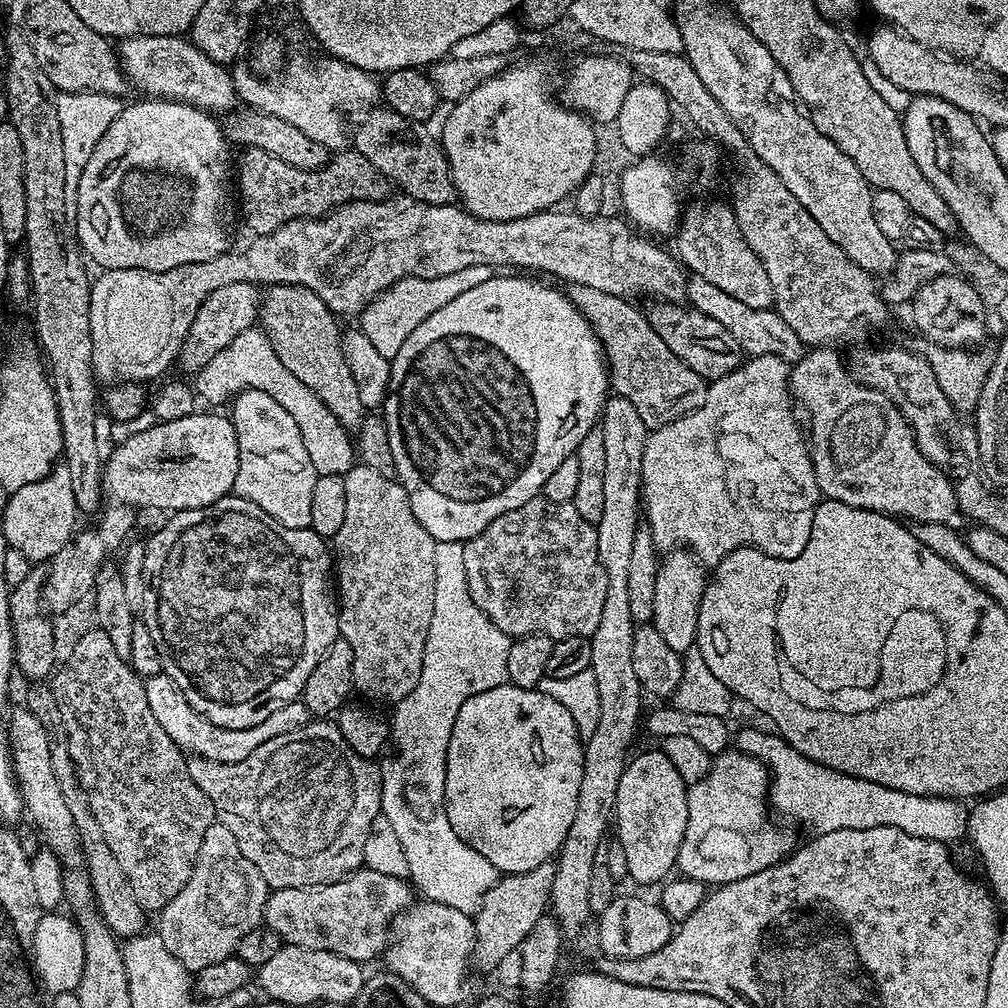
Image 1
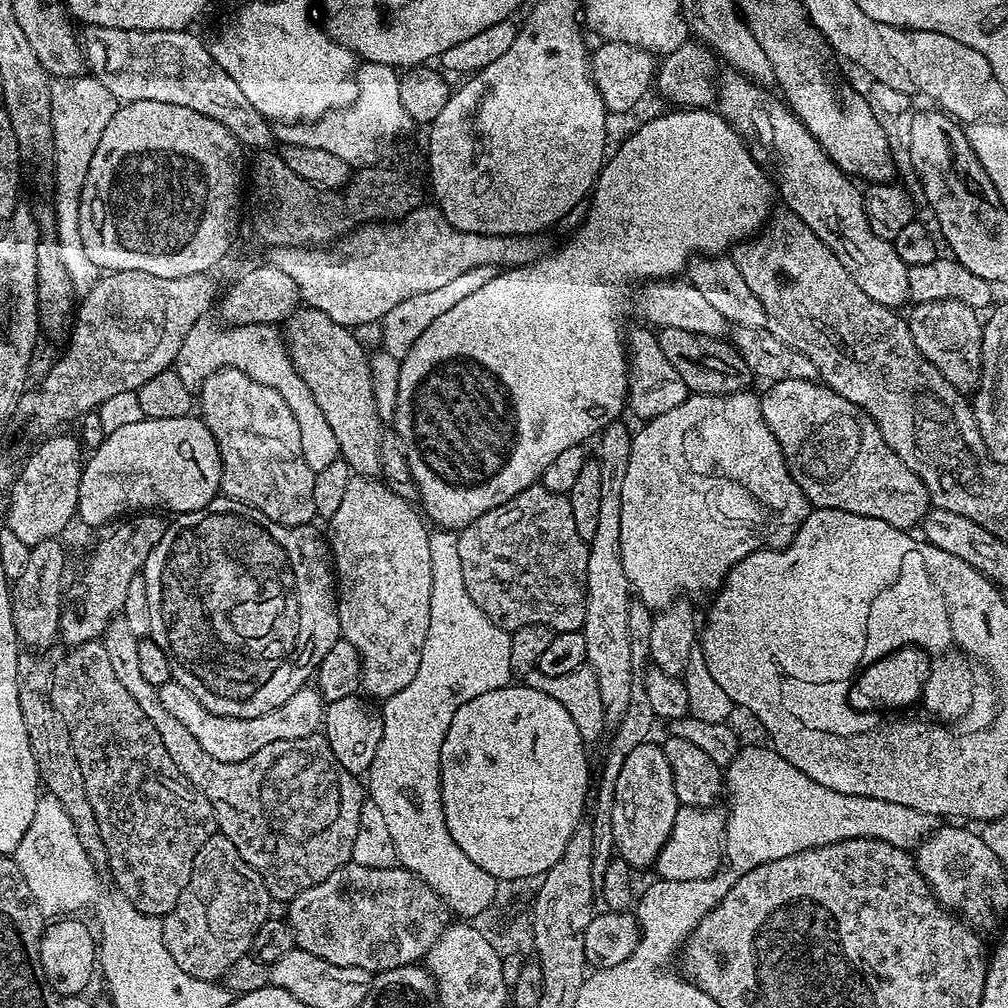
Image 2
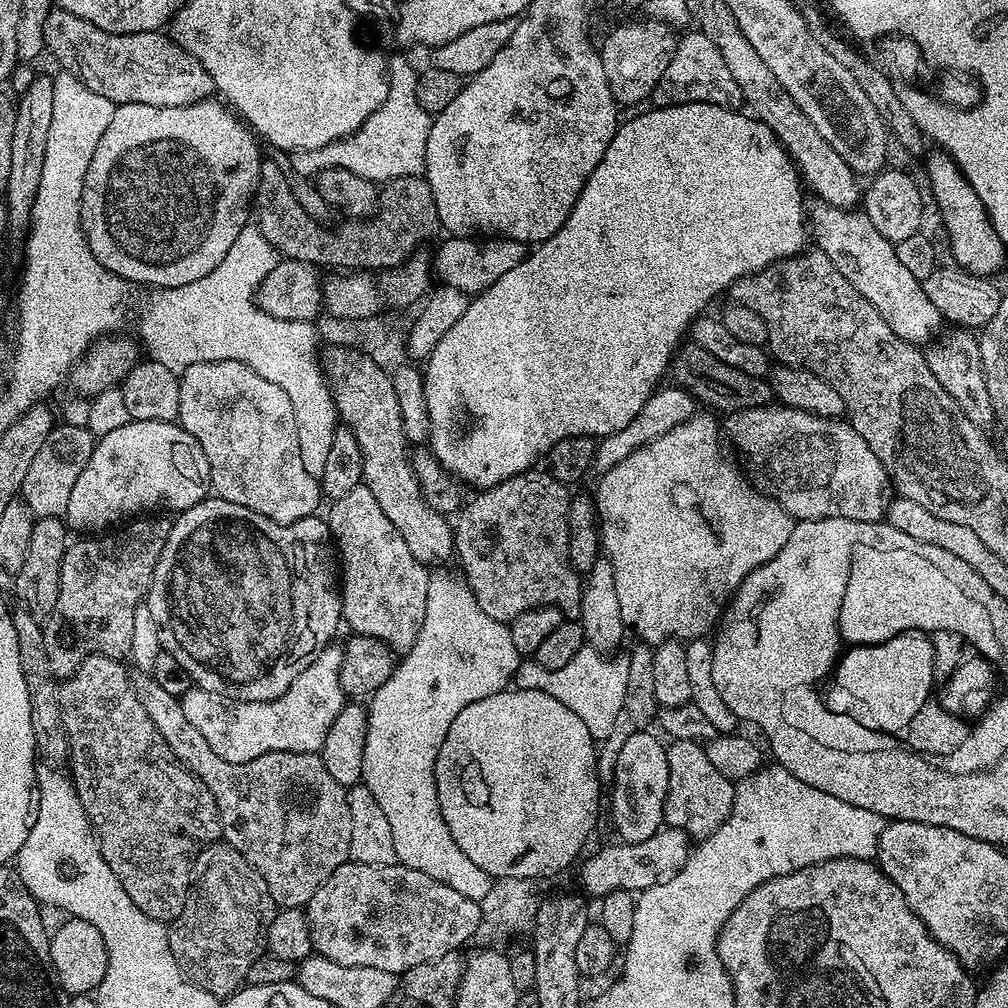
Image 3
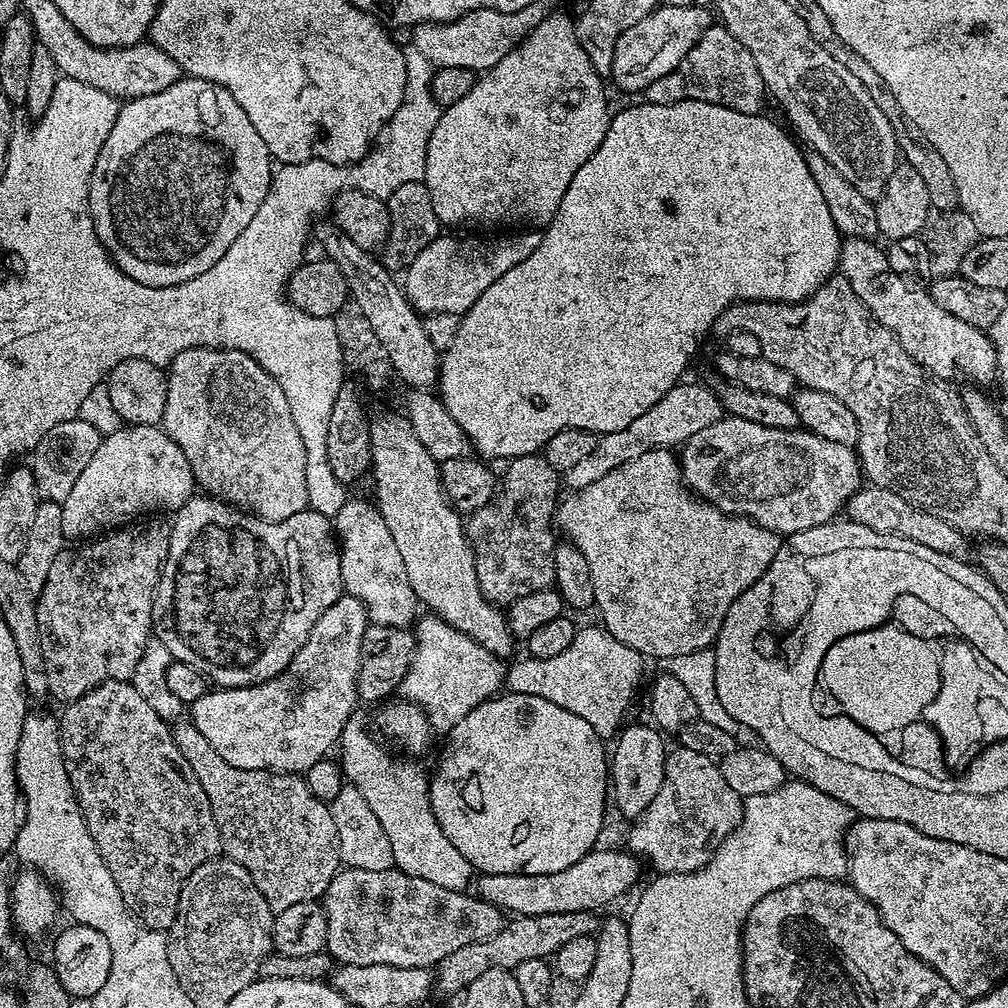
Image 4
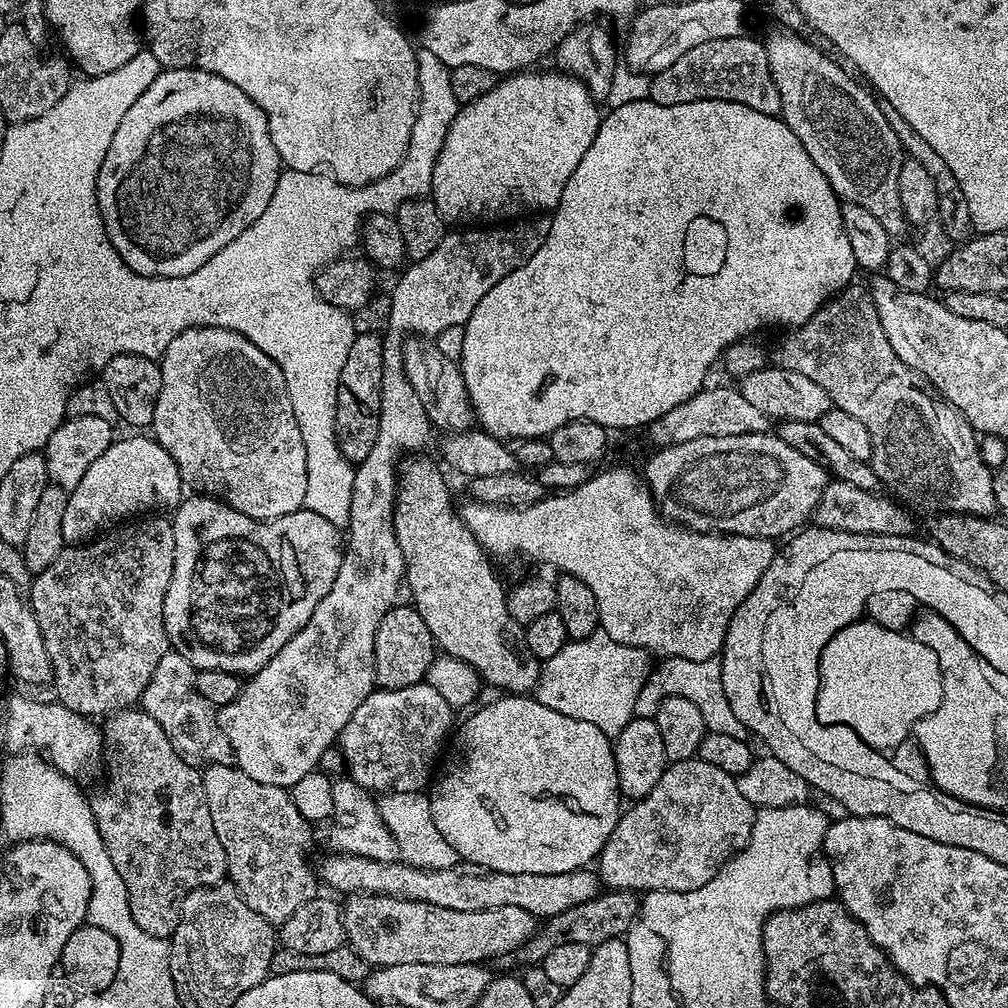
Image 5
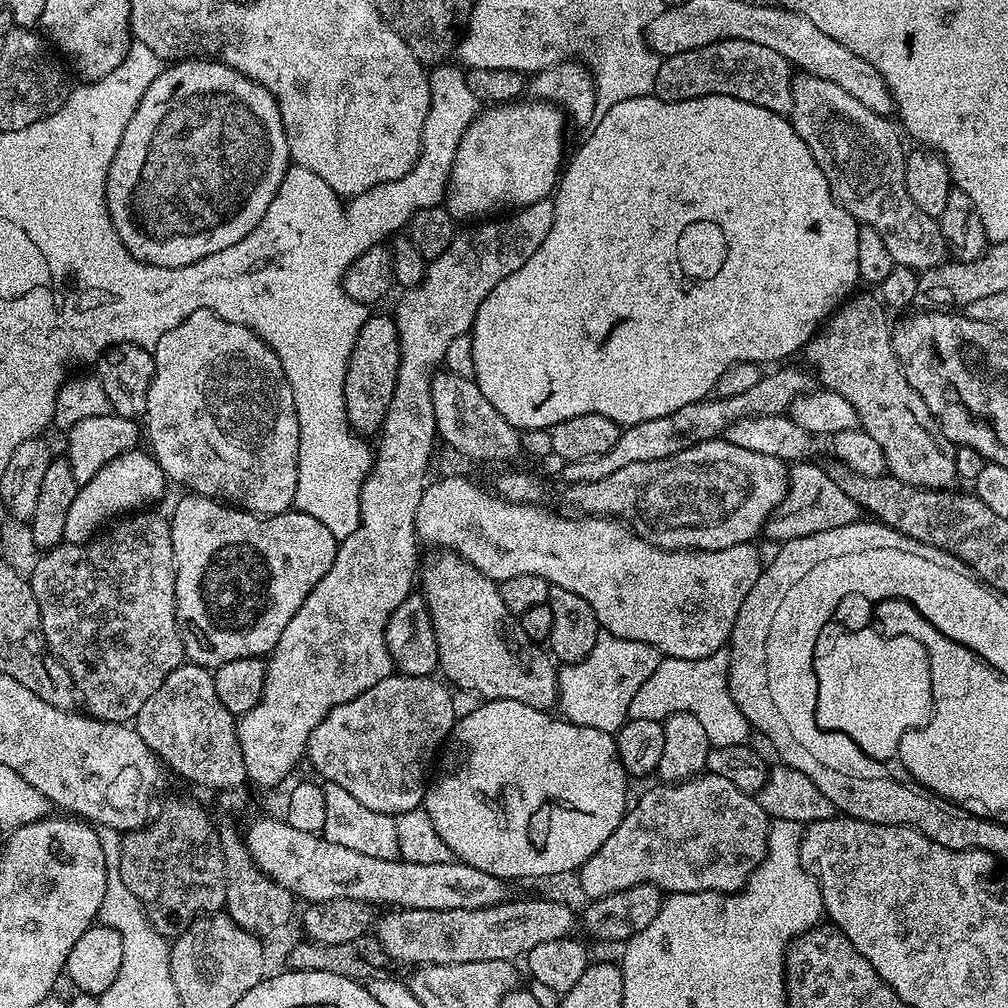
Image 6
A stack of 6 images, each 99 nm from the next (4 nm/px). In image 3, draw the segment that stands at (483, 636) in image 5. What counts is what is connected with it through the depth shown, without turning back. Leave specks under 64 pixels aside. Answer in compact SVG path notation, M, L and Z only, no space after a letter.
M325 347L322 367L328 389L332 392L332 401L336 404L339 423L354 434L358 440L358 450L362 450L363 487L374 494L378 506L382 506L386 518L394 522L398 534L402 534L402 540L406 546L410 546L410 552L420 564L433 566L448 555L451 557L454 552L453 525L444 514L432 510L420 493L392 376L357 348L350 347Z

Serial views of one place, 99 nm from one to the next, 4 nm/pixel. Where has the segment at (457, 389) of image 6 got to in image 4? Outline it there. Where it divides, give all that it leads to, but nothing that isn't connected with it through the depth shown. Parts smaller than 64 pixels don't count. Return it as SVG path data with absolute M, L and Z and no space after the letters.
M322 216L315 219L310 234L315 244L317 242L322 248L321 253L334 262L346 278L349 297L357 312L368 320L376 333L395 377L400 378L409 389L431 389L439 381L442 356L434 342L430 342L421 313L412 307L397 277L373 253L355 245L330 218Z

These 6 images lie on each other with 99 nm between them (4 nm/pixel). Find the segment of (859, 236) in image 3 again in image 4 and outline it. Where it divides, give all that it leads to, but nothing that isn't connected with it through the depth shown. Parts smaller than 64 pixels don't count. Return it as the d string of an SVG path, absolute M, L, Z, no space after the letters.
M851 238L845 239L843 243L840 245L840 266L839 271L844 275L845 278L850 282L850 286L854 286L854 294L858 294L858 298L862 298L862 302L868 307L870 310L870 314L874 318L878 318L878 322L882 322L882 326L886 326L886 330L890 330L894 334L894 338L898 341L898 343L902 346L902 350L906 350L906 354L910 354L910 358L914 358L914 362L918 362L926 371L931 372L933 376L938 377L940 380L946 380L949 382L957 382L956 380L968 380L964 382L971 382L976 386L988 386L988 383L993 383L996 380L996 351L994 350L994 346L992 345L992 337L989 335L987 331L983 328L975 328L974 326L970 326L970 322L962 322L962 318L954 318L954 314L950 314L947 310L942 310L942 306L938 306L938 302L934 302L934 298L932 297L931 291L922 289L923 287L917 286L913 281L907 280L906 278L902 278L898 274L894 274L894 270L890 270L890 262L888 261L888 253L885 251L883 247L879 248L879 243L870 241L870 240L854 240Z

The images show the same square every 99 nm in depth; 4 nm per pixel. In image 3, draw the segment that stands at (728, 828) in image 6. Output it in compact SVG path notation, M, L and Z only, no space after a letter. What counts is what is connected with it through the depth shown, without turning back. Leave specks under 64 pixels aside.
M672 740L666 747L668 789L664 803L664 824L685 832L693 841L705 840L730 818L736 784L710 762L707 747L695 740Z

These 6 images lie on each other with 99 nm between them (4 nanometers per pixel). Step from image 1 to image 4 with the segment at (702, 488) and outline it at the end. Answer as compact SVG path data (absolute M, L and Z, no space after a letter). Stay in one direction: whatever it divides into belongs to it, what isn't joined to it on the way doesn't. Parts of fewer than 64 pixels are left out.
M666 448L650 450L650 454L642 454L623 466L618 466L618 470L610 470L610 474L598 478L598 482L585 488L577 488L569 496L572 496L569 500L561 499L559 501L554 524L560 532L562 530L568 535L565 537L573 546L582 550L582 558L586 558L586 562L590 566L590 578L594 578L594 594L596 595L594 608L595 611L600 611L600 616L604 619L601 620L602 626L610 635L618 638L618 642L630 646L630 650L639 652L645 658L657 656L660 662L667 662L669 658L678 654L694 654L703 648L712 648L715 645L717 634L722 630L722 622L726 618L730 606L734 606L737 598L747 588L754 586L754 582L758 582L758 578L762 578L762 574L766 574L774 554L778 554L782 543L781 537L777 533L771 532L769 528L758 526L753 520L747 518L726 516L722 510L718 510L712 504L707 504L706 501L693 494L684 482L684 475L680 473L677 453Z

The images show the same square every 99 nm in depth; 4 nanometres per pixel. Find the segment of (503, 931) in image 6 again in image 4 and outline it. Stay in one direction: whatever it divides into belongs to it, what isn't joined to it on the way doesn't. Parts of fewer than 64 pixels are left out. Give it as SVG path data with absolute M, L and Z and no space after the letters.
M397 867L390 870L358 870L357 868L344 868L337 872L336 877L330 882L330 886L324 892L322 897L324 905L324 913L326 914L326 938L328 943L326 951L333 961L339 962L341 965L353 964L354 966L406 966L407 968L427 968L440 964L450 954L454 954L454 950L458 950L461 946L470 946L470 942L475 940L485 940L494 934L498 934L500 928L505 927L506 916L499 908L495 908L490 902L481 900L475 894L469 894L467 891L451 892L450 890L442 890L442 886L434 886L434 882L426 882L426 878L414 878L410 874L400 871Z

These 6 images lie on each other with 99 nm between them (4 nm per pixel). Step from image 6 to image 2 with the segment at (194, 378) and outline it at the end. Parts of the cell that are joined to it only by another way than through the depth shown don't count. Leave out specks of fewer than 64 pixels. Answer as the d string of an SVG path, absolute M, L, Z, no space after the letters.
M221 368L199 385L198 412L220 444L225 497L257 508L266 518L287 528L308 526L317 519L314 506L316 473L306 466L298 421L278 390L254 382L254 378L237 368Z

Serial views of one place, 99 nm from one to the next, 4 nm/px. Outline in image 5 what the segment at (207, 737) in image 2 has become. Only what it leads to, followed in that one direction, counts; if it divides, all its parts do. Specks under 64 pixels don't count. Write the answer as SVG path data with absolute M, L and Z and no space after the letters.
M385 346L382 350L382 394L380 395L380 417L378 418L378 442L374 442L374 450L370 450L370 454L366 454L366 458L360 464L355 465L354 494L350 494L350 518L348 519L346 536L347 551L344 552L344 561L338 570L338 576L334 578L334 586L330 586L330 594L326 594L326 598L322 598L322 602L318 602L318 606L314 606L314 614L310 614L310 622L306 622L306 626L302 626L302 630L298 630L298 634L294 634L294 638L290 638L290 642L286 642L286 646L282 646L282 650L278 650L278 654L274 654L274 658L270 658L270 662L266 662L266 666L258 669L251 679L241 687L238 698L234 698L234 702L219 705L216 714L216 720L220 724L222 734L226 734L226 742L230 742L232 747L232 759L235 767L242 769L246 774L250 774L250 778L254 778L254 782L262 782L266 786L278 786L291 790L296 783L301 782L302 778L306 777L306 774L317 771L322 754L326 754L326 750L339 741L340 732L346 726L346 722L350 722L350 714L354 714L354 710L358 710L358 706L362 706L362 702L366 702L368 695L376 688L374 634L378 634L378 622L382 622L384 615L397 603L398 597L396 595L399 594L400 588L402 592L402 585L405 583L402 550L399 549L398 538L394 534L398 465L402 458L409 454L419 453L421 451L419 448L427 442L428 435L433 435L433 432L434 429L428 421L428 415L425 408L422 407L422 402L418 399L418 394L414 394L414 386L410 386L410 381L406 378L403 369L402 348L400 346L395 346L395 348Z

